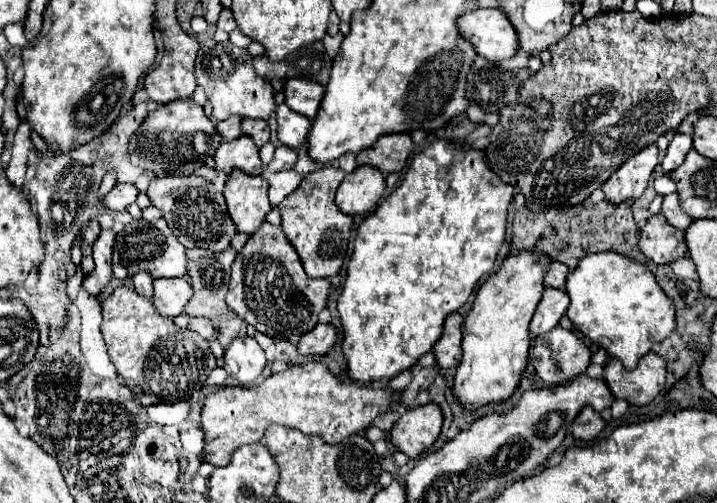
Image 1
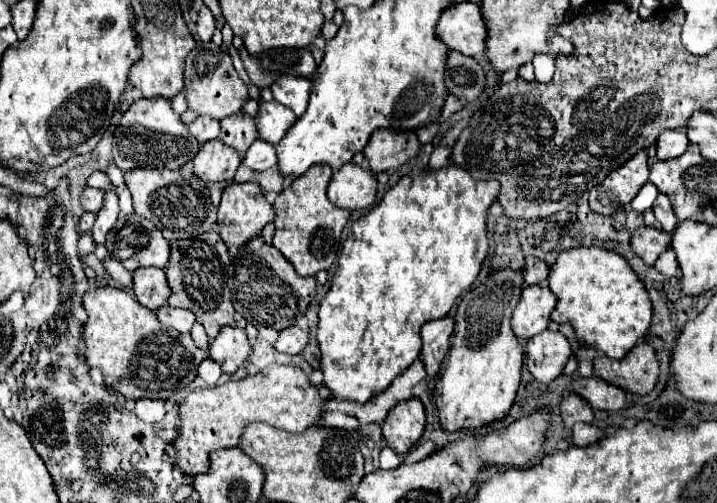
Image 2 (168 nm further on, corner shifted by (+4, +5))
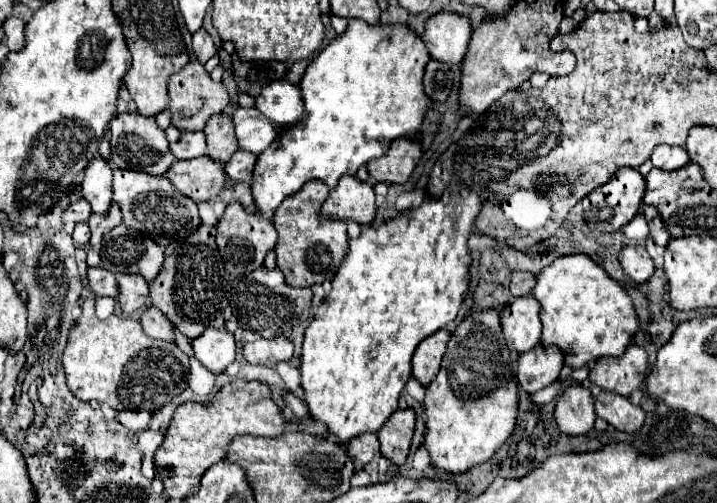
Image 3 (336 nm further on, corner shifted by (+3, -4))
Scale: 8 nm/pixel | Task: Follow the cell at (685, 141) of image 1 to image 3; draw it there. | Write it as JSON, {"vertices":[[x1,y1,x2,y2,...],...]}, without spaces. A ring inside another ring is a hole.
{"vertices":[[658,145,650,157,650,161,654,163,654,167,658,169,664,169,664,171,674,171,674,169,680,169,684,167,690,157,686,153,684,147,680,145]]}

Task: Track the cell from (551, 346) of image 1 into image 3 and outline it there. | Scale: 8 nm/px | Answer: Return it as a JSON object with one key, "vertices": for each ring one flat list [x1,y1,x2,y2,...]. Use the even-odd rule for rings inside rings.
{"vertices":[[538,345,526,353,520,355,518,359,518,383,528,391,528,393,536,393,542,387,550,385,552,381,558,379,560,369,564,365,564,353,560,353,560,349,556,349,554,345]]}

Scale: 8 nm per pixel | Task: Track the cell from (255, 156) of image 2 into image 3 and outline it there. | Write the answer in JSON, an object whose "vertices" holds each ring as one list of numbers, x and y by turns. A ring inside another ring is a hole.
{"vertices":[[238,151,234,153,234,157,226,163,224,171,230,179,234,181,250,181,252,177,252,167,256,167,256,157,254,153,244,153,244,151]]}

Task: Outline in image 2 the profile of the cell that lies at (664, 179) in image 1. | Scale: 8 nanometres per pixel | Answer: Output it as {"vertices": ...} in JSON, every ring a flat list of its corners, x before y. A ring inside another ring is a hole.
{"vertices":[[649,182,639,190,639,194,633,198,633,202,631,202,631,208,635,210,635,212,645,212,645,210,649,210,651,206,653,206,653,202,655,202,655,198,657,198,657,188,655,186,651,186]]}

